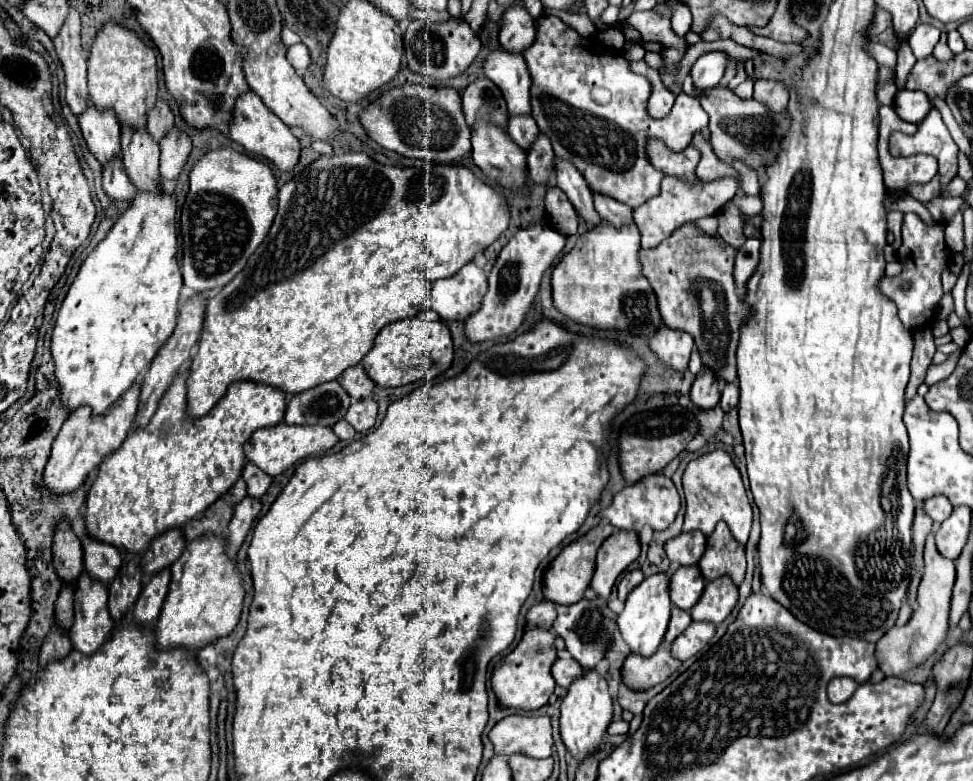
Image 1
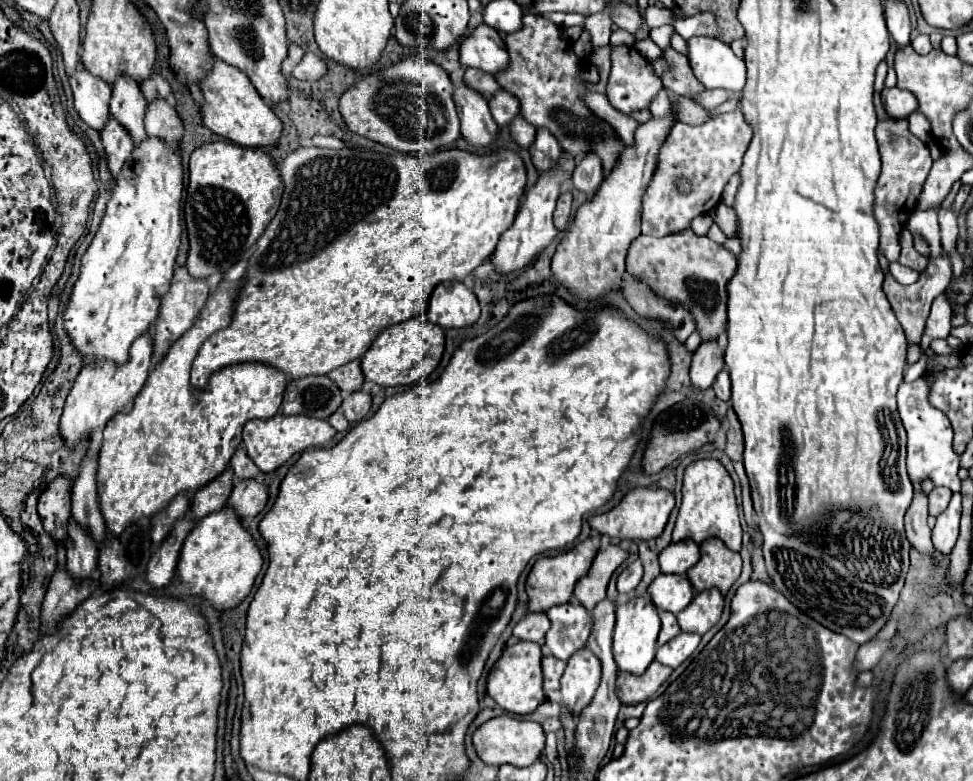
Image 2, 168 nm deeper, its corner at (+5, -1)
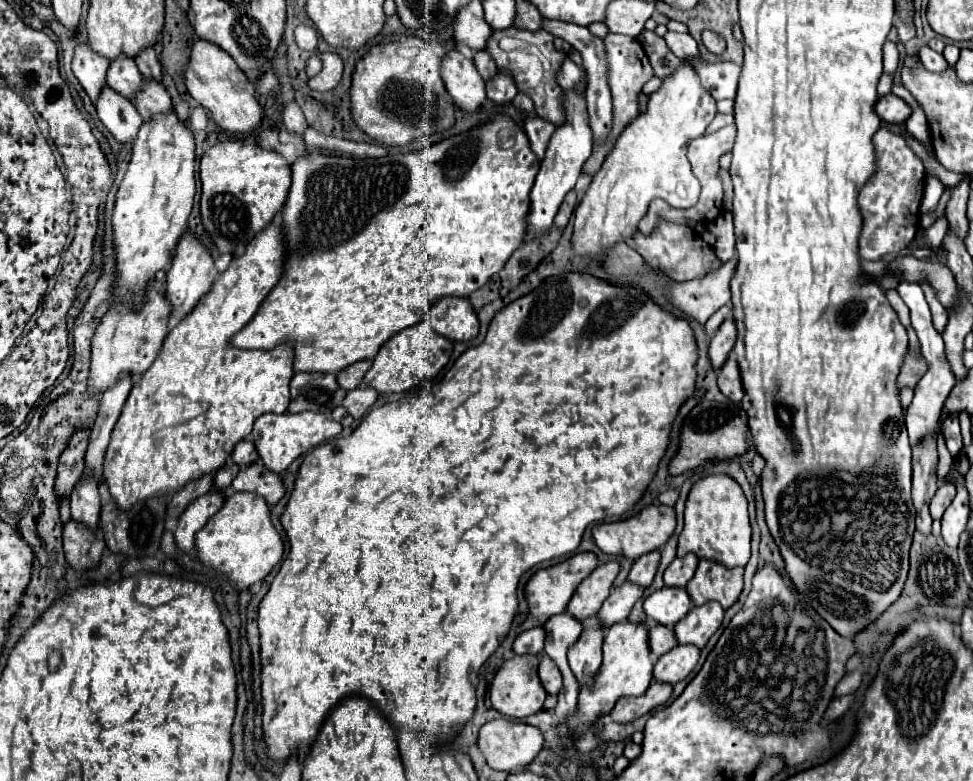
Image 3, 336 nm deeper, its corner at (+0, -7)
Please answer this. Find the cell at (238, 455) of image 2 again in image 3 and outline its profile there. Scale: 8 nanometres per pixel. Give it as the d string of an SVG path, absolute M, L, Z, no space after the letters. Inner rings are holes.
M249 440L239 442L239 446L235 446L231 458L233 458L233 462L235 462L239 468L247 468L247 466L251 466L251 462L257 462L257 460L259 460L259 456L257 456L257 452L255 452L255 446L253 446Z

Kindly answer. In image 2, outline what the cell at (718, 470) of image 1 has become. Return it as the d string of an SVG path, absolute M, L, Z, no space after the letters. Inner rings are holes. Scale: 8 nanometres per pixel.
M708 458L708 460L692 462L684 472L682 506L672 534L672 542L690 538L696 544L702 544L706 538L712 538L712 536L720 538L734 552L740 552L742 548L742 526L738 518L734 482L718 460Z

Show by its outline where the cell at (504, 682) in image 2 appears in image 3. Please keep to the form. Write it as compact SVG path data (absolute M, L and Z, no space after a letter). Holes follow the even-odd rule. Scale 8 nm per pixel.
M531 654L513 656L511 660L505 660L501 668L497 670L493 682L491 682L491 704L497 712L511 716L511 718L527 718L539 710L543 710L543 702L547 698L547 692L539 680L539 658Z

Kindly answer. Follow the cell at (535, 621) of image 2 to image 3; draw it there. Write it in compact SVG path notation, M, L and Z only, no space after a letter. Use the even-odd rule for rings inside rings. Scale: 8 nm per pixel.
M531 628L531 630L525 630L521 632L517 638L515 638L515 644L513 644L513 652L515 654L539 654L543 650L543 642L545 642L545 632L543 628Z

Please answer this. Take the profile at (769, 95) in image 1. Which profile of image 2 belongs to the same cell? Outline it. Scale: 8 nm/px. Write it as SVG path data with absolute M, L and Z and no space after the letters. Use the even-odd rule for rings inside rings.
M740 108L728 114L718 114L704 126L688 126L678 122L666 146L662 148L660 166L642 200L642 234L666 236L680 232L686 230L696 216L712 212L720 204L720 196L728 178L738 172L750 138L752 134L742 118ZM674 176L692 178L692 192L678 196L678 202L670 202L670 178Z

